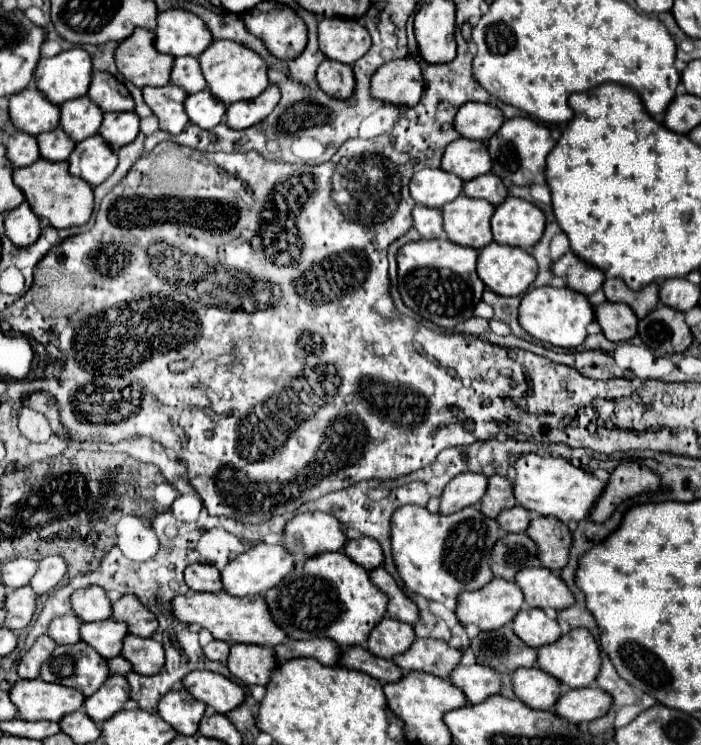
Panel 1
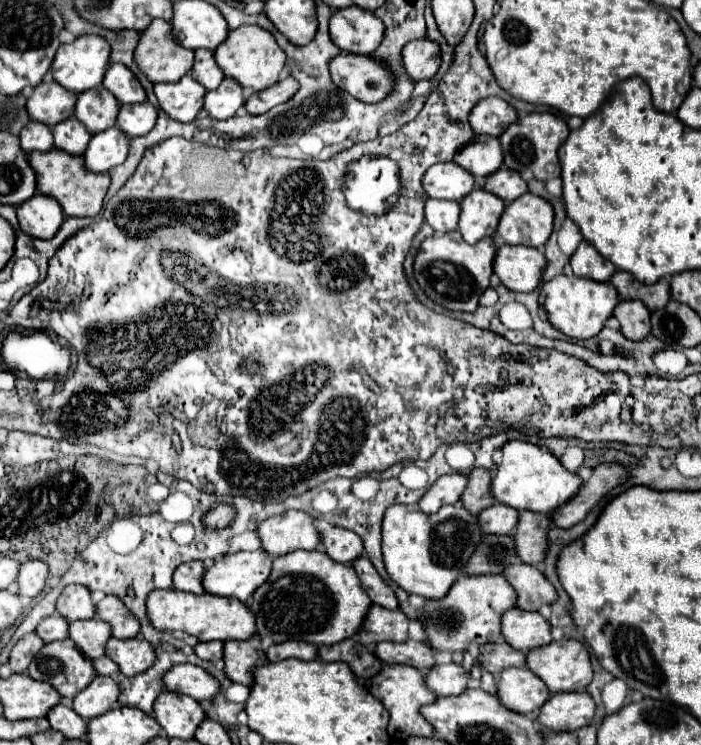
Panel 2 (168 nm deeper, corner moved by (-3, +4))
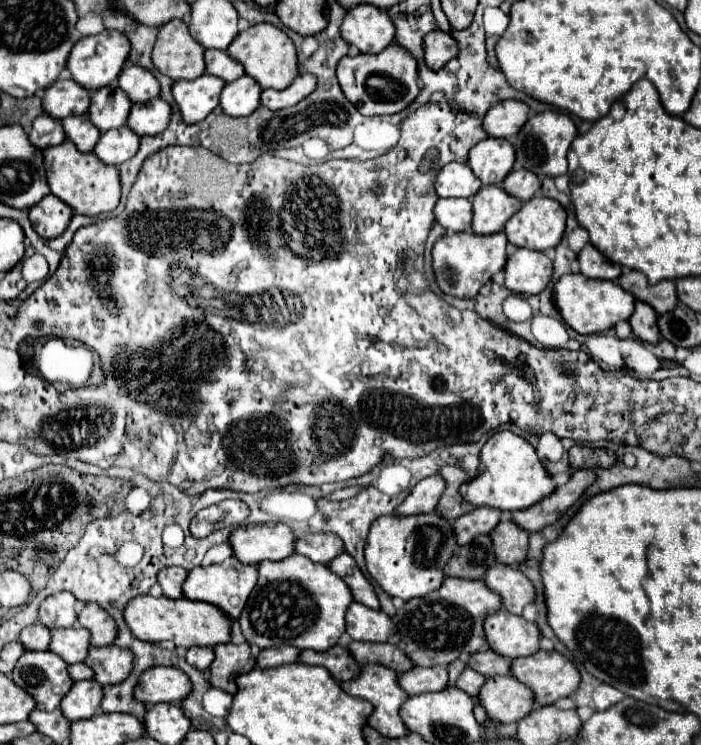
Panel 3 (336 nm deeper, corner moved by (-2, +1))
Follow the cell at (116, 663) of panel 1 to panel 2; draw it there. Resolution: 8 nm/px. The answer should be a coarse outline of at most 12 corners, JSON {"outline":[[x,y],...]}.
{"outline":[[107,656],[93,660],[101,676],[117,676],[119,668]]}

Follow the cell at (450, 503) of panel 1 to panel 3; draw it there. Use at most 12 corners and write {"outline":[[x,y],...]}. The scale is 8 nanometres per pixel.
{"outline":[[440,475],[414,485],[396,513],[432,513],[446,489]]}

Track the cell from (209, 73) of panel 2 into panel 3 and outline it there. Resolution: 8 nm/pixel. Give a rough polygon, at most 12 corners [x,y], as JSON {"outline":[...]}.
{"outline":[[206,49],[206,73],[224,83],[244,75],[226,51]]}

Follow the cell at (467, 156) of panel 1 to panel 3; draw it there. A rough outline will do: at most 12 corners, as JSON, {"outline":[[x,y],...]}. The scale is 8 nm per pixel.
{"outline":[[482,139],[468,165],[482,185],[500,185],[514,165],[508,139]]}

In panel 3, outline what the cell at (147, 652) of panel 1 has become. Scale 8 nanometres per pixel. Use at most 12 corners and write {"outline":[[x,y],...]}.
{"outline":[[92,647],[84,661],[102,685],[122,683],[134,665],[124,647]]}

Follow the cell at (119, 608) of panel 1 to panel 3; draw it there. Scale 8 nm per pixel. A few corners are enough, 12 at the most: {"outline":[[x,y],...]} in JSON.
{"outline":[[98,603],[78,613],[94,647],[112,645],[116,621]]}

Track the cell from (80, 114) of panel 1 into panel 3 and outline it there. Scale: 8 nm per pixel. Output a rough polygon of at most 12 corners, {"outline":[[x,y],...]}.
{"outline":[[118,85],[90,95],[88,119],[100,129],[126,123],[132,101]]}

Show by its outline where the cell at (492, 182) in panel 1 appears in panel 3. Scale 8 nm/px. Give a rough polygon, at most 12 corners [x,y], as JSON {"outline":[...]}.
{"outline":[[526,169],[506,175],[508,195],[528,201],[540,191],[540,179]]}

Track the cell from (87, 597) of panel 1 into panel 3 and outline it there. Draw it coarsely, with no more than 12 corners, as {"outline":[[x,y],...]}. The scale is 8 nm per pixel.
{"outline":[[70,591],[46,597],[40,621],[48,629],[78,621]]}

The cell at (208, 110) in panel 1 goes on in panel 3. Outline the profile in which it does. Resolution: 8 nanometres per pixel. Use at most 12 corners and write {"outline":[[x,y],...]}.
{"outline":[[248,75],[224,85],[220,109],[230,117],[250,115],[262,89]]}

